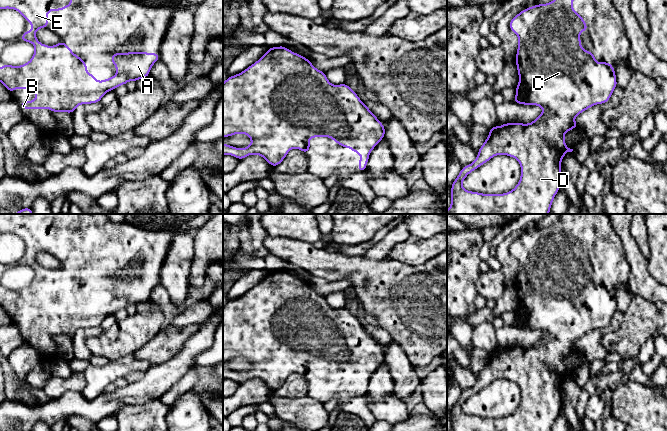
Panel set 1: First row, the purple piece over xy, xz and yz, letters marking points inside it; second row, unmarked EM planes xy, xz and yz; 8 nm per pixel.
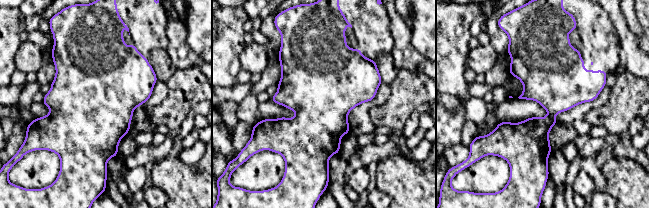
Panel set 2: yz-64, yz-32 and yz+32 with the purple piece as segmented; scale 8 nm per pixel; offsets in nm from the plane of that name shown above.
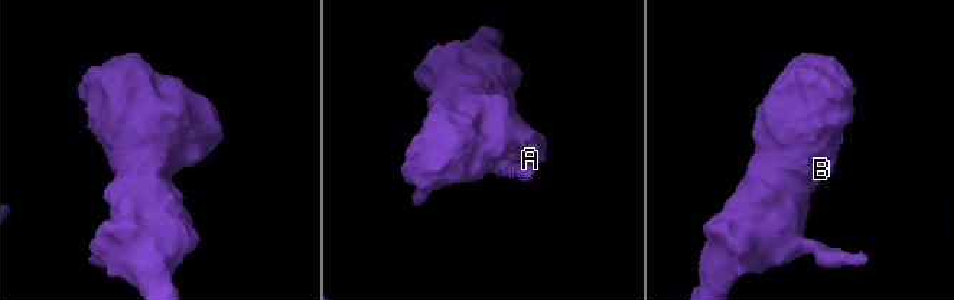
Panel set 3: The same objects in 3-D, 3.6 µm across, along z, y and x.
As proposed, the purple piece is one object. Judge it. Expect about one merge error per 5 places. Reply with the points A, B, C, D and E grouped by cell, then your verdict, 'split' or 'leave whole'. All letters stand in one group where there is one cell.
A B C D E; leave whole

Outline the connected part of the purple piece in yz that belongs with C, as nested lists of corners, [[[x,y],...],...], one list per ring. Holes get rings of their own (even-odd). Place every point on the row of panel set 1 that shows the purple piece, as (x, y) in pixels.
[[[553,0],[546,4],[538,4],[531,6],[522,10],[519,14],[515,15],[510,23],[509,27],[512,32],[514,32],[518,36],[518,49],[515,57],[518,76],[519,76],[519,83],[515,87],[516,88],[516,95],[514,98],[513,103],[523,104],[523,105],[536,105],[540,106],[543,111],[542,113],[531,123],[524,124],[524,123],[504,123],[502,126],[494,126],[489,130],[489,135],[483,145],[478,150],[477,158],[469,165],[462,167],[459,175],[454,180],[451,186],[451,205],[447,210],[447,214],[549,214],[552,202],[554,197],[556,196],[558,190],[560,189],[561,185],[563,184],[562,180],[562,171],[561,171],[561,161],[567,152],[572,152],[573,149],[570,149],[566,146],[566,142],[564,139],[564,135],[576,128],[579,125],[575,122],[574,118],[581,114],[583,111],[589,109],[590,107],[597,105],[597,104],[605,104],[609,101],[614,89],[617,87],[617,80],[615,69],[613,68],[611,63],[608,62],[597,62],[594,58],[594,52],[588,52],[587,50],[582,48],[580,33],[582,31],[588,31],[588,27],[586,25],[585,20],[573,9],[573,1],[574,0]],[[496,155],[507,155],[510,157],[515,158],[521,167],[521,176],[518,184],[515,188],[507,193],[502,194],[484,194],[479,192],[473,192],[465,190],[462,186],[462,182],[465,180],[468,174],[472,171],[476,170],[487,161],[492,159]]]

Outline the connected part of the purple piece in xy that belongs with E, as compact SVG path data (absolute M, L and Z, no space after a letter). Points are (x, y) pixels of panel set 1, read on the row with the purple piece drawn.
M0 0L1 9L14 9L23 15L25 21L32 26L31 31L25 31L21 40L30 42L34 45L35 51L31 60L21 66L2 65L0 68L0 82L6 89L12 93L15 89L29 89L31 93L37 96L33 101L23 101L20 104L21 109L50 109L52 112L67 112L73 114L74 110L81 104L99 103L102 97L109 91L116 89L121 85L125 85L129 81L138 81L139 79L149 77L150 70L155 62L159 60L159 53L148 52L117 52L111 55L111 62L116 67L116 75L110 76L103 81L97 81L96 77L89 73L87 63L85 63L78 55L74 54L70 47L63 41L57 45L48 46L40 43L36 38L36 31L40 28L48 28L48 12L60 11L72 6L72 0Z

